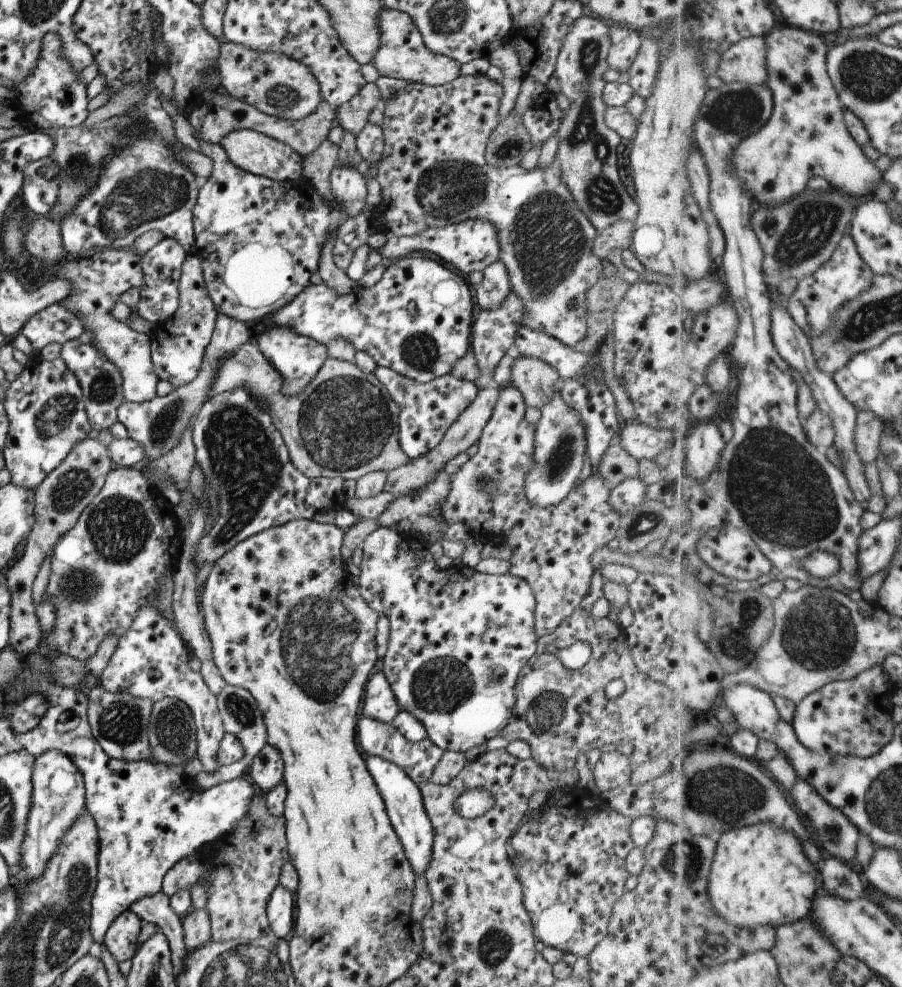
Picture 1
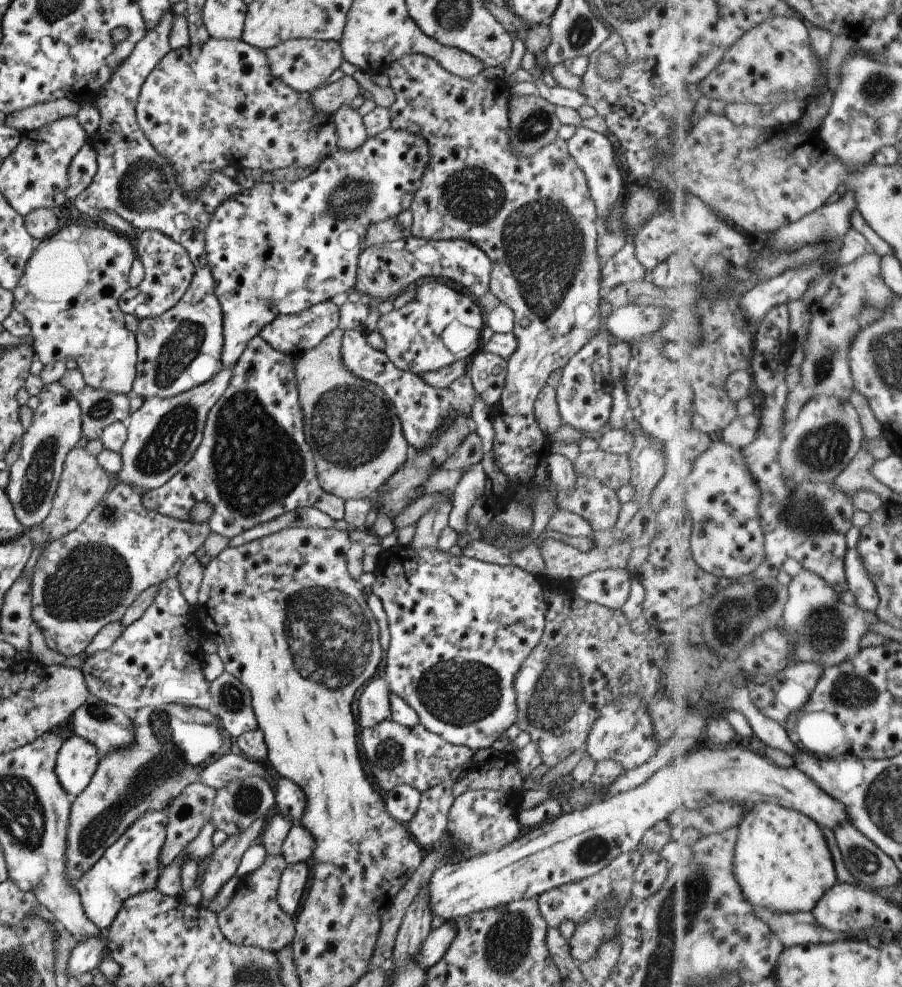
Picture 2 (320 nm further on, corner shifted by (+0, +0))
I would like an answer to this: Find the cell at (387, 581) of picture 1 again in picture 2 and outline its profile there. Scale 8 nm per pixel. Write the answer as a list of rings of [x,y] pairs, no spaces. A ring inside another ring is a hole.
[[[395,545],[383,550],[378,558],[378,565],[374,570],[375,582],[366,592],[373,593],[381,601],[385,611],[386,623],[389,631],[389,644],[385,652],[384,676],[388,690],[402,698],[418,716],[418,722],[428,731],[438,734],[447,742],[466,746],[473,752],[479,748],[491,747],[492,744],[514,723],[516,717],[515,691],[513,679],[523,660],[531,649],[539,642],[544,629],[544,614],[547,610],[543,590],[539,578],[536,578],[519,567],[509,565],[496,565],[484,563],[475,559],[450,556],[445,551],[433,549],[413,550],[410,547]]]

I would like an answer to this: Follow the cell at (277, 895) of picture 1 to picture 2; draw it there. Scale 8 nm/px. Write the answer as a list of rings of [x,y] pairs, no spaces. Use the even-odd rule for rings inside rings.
[[[307,862],[286,865],[282,870],[276,890],[276,901],[283,912],[295,916],[305,894],[308,876]]]

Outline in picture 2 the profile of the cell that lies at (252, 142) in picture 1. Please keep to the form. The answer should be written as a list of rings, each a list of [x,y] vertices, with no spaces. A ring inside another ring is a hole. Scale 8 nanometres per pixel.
[[[208,37],[201,44],[189,43],[187,46],[178,49],[170,48],[142,82],[134,109],[139,128],[143,131],[149,144],[155,149],[155,152],[160,154],[167,164],[171,165],[174,170],[176,185],[187,199],[191,199],[193,195],[198,194],[197,191],[206,184],[211,173],[220,173],[220,170],[225,166],[233,166],[237,170],[259,169],[265,173],[285,167],[302,169],[315,166],[316,163],[320,163],[337,148],[337,133],[332,115],[326,115],[324,112],[318,111],[310,101],[310,93],[297,92],[290,86],[284,85],[283,82],[274,79],[268,69],[264,52],[243,42],[240,38],[233,40]]]

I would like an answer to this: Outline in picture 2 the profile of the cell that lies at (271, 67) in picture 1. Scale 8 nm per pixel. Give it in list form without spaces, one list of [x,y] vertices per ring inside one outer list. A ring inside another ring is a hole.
[[[291,39],[261,51],[264,52],[272,77],[300,93],[315,90],[343,60],[341,47],[337,41]]]

